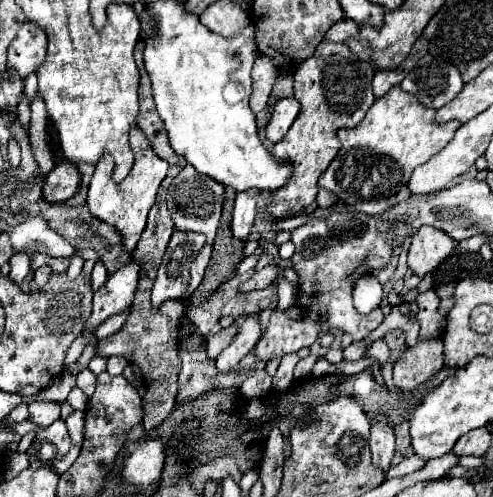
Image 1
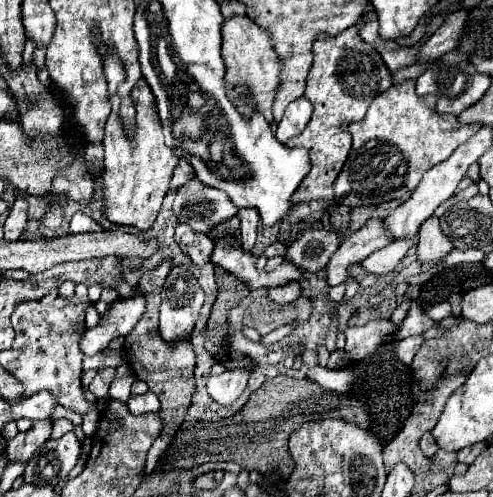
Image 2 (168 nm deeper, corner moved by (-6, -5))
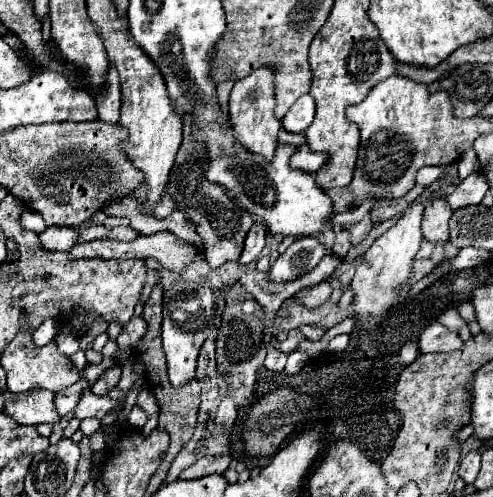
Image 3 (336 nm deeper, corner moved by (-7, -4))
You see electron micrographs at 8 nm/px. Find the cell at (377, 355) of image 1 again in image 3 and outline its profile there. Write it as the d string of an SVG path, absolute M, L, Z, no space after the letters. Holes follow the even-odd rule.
M432 322L420 336L420 352L452 352L460 350L464 342L456 330L448 330L440 322Z

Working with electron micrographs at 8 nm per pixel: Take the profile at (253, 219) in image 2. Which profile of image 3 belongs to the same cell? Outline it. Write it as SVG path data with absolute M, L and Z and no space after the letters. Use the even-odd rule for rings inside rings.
M256 222L248 236L246 236L246 242L244 242L244 250L242 250L242 256L238 258L238 262L242 266L248 266L250 262L258 260L258 256L262 254L264 250L264 244L266 244L266 226L262 222Z

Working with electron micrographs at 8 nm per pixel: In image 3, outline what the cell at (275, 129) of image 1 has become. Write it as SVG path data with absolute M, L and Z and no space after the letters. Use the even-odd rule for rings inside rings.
M304 94L294 102L294 106L288 110L288 114L282 120L282 126L288 132L304 132L312 120L314 120L314 98L310 94Z

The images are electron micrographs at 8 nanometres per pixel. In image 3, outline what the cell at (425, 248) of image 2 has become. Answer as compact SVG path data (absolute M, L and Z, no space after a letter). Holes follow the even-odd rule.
M436 198L428 202L422 216L422 232L428 242L446 242L448 240L448 220L452 216L450 204L446 198Z

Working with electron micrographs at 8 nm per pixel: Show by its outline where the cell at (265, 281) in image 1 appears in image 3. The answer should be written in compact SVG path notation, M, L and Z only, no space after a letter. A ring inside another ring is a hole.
M322 282L322 284L314 286L314 288L304 288L302 292L298 292L294 296L294 300L302 300L306 306L318 308L318 306L328 302L330 294L332 294L332 284L330 282Z

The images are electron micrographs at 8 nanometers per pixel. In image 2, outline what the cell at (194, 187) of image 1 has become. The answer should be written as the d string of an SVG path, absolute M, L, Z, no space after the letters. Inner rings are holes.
M199 177L189 179L175 193L173 211L181 223L187 223L193 231L211 235L217 225L237 215L235 203L215 187L205 187Z

